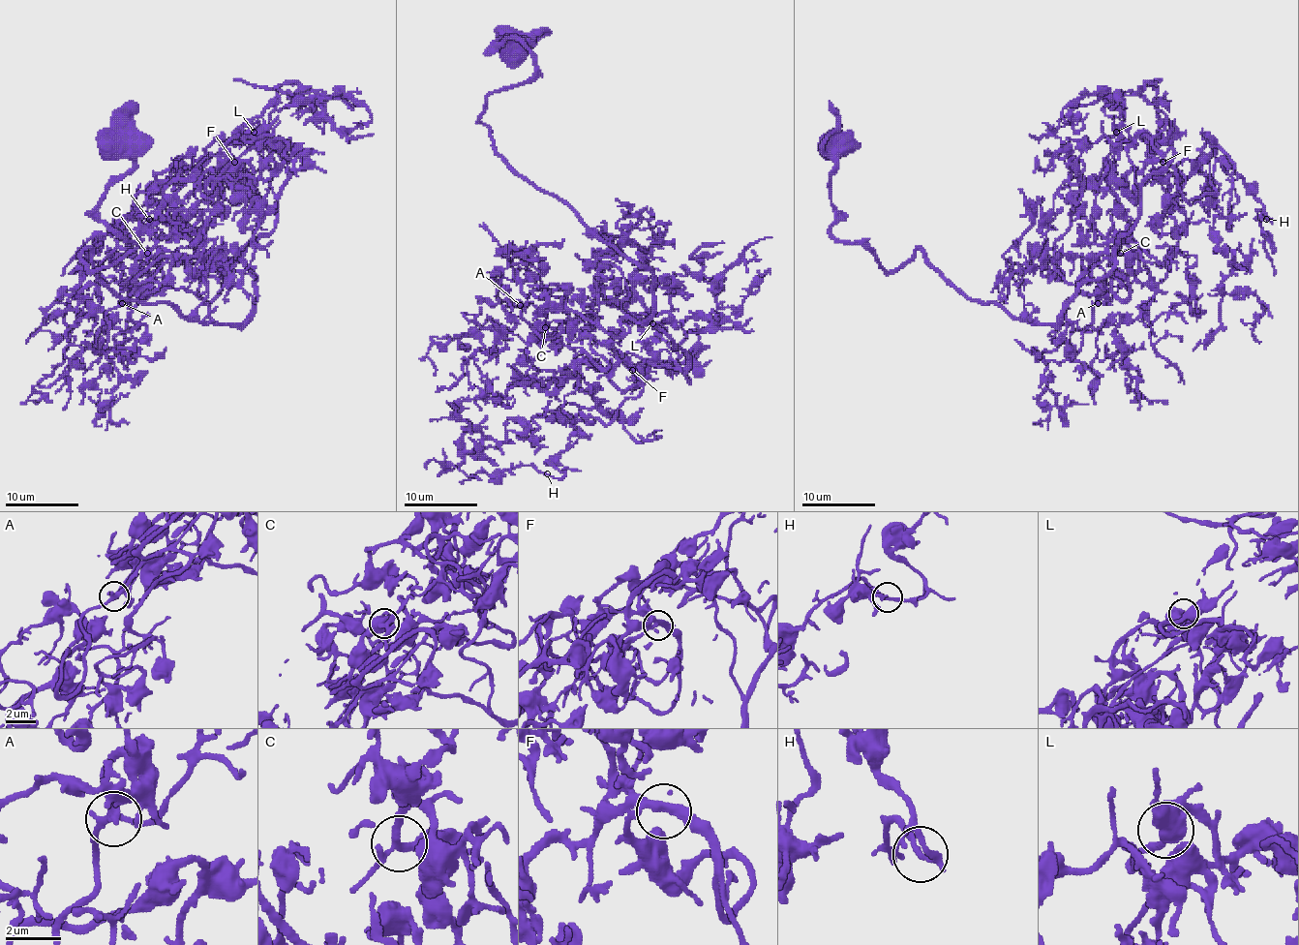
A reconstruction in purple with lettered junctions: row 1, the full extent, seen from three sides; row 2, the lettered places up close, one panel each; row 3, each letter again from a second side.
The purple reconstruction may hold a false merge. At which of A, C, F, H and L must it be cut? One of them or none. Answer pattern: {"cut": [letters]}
{"cut": []}

